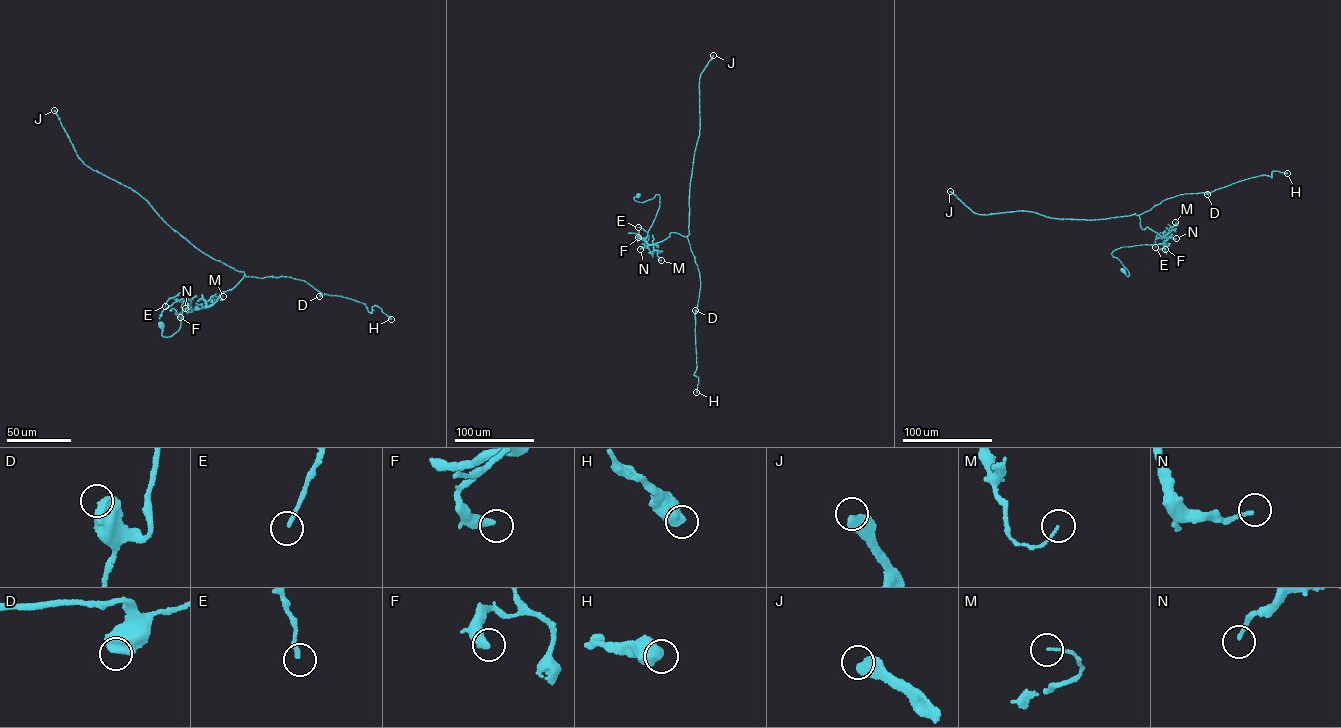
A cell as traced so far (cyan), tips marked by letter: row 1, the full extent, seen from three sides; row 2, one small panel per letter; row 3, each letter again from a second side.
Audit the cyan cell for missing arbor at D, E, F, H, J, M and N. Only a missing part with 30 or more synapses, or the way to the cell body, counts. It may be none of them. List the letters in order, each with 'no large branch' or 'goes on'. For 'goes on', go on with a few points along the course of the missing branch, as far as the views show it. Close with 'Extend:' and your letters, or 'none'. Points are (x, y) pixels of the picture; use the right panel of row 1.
D: no large branch
E: no large branch
F: no large branch
H: no large branch
J: goes on
M: no large branch
N: no large branch
Extend: J

